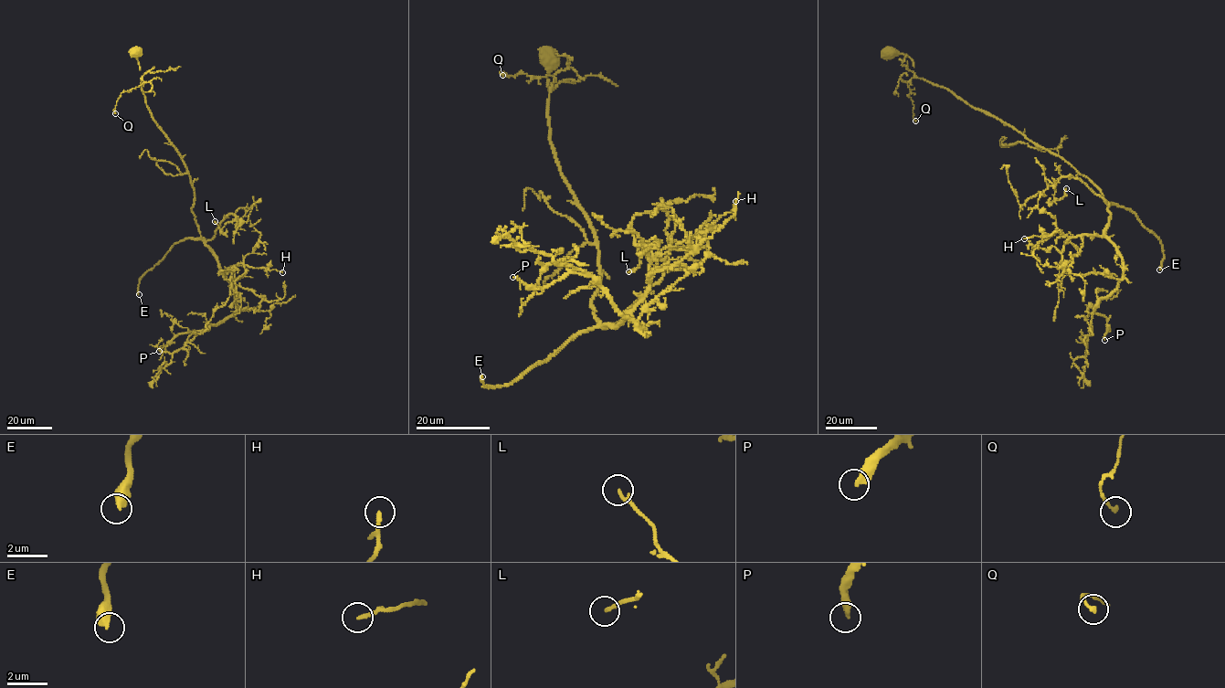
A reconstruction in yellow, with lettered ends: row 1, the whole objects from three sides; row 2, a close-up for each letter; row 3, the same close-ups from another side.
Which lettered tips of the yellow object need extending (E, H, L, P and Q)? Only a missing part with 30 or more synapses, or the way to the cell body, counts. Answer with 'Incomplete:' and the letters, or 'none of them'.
Incomplete: E, P

